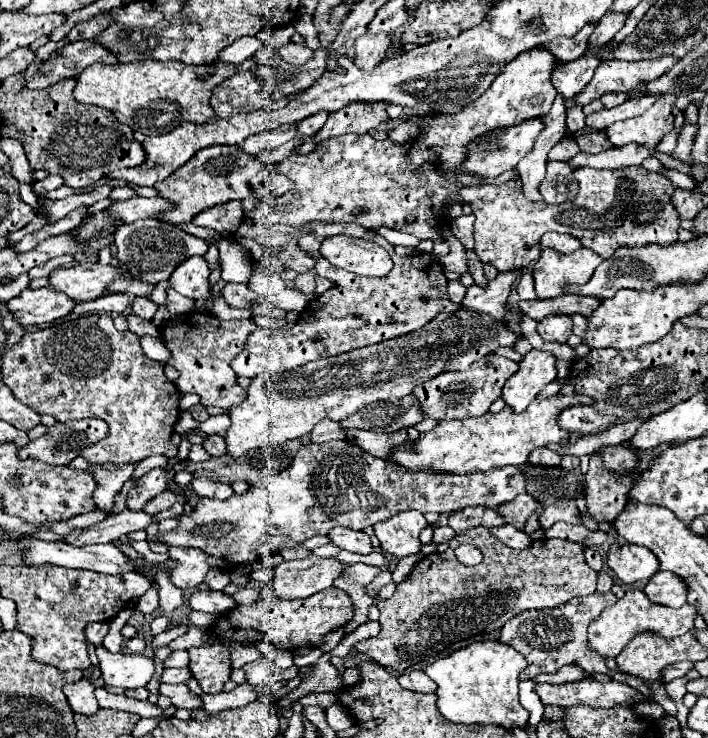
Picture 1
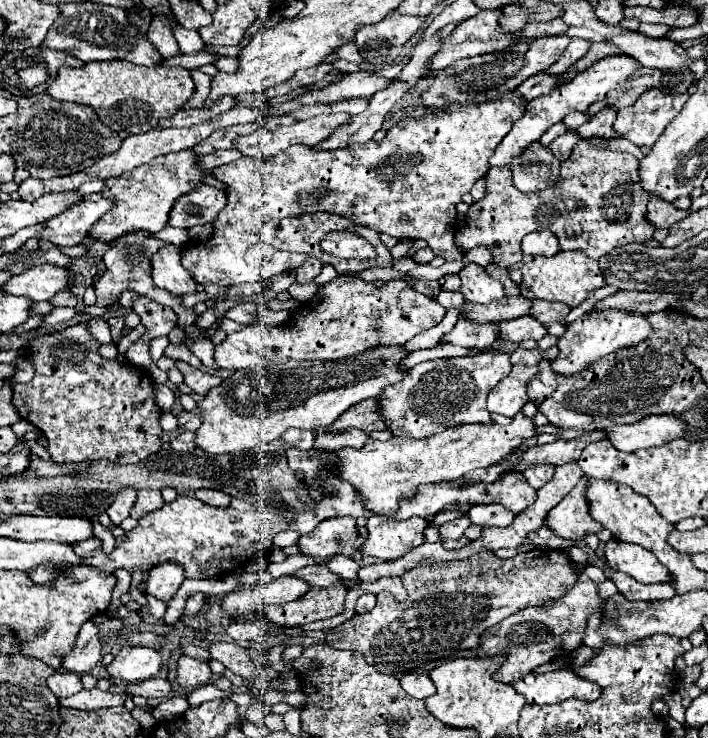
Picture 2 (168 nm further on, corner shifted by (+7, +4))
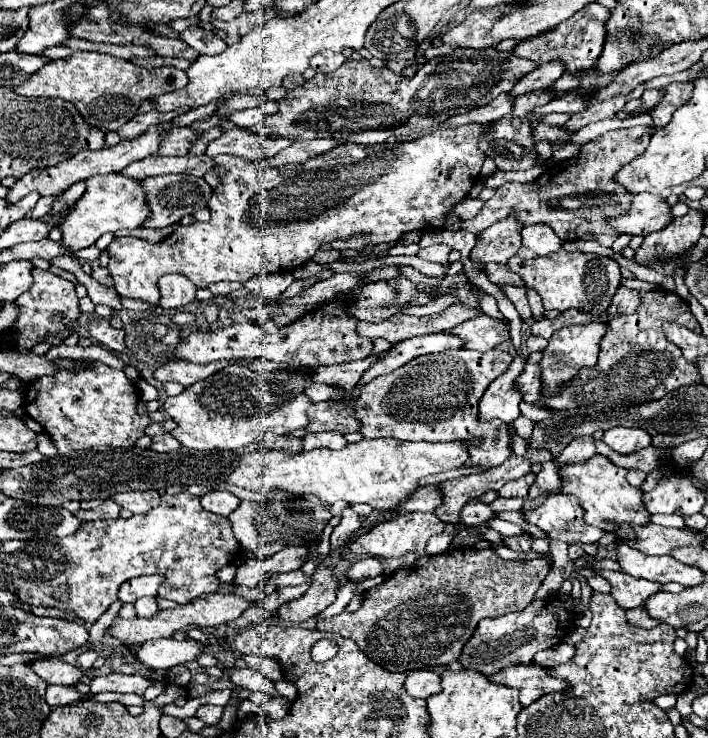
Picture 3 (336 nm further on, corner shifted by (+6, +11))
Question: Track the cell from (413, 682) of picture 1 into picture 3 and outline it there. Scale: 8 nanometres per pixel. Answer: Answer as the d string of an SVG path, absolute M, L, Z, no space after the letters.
M413 671L405 679L405 689L411 697L421 697L427 699L433 693L441 691L441 679L433 671Z

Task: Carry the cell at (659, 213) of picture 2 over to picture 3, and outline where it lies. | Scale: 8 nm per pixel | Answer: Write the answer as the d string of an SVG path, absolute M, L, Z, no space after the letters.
M637 193L627 215L611 221L613 229L629 235L649 235L663 229L673 219L671 207L665 199L653 197L651 193Z

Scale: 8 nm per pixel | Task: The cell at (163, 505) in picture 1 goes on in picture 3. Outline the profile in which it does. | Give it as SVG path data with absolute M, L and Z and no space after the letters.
M129 491L129 493L117 493L113 495L121 507L133 511L133 513L145 513L159 505L159 493L157 491Z

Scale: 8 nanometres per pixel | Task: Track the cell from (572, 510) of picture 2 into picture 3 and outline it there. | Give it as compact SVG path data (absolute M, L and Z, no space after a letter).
M549 495L541 507L525 513L525 521L537 525L551 539L563 543L597 543L601 529L583 521L583 509L573 495Z

